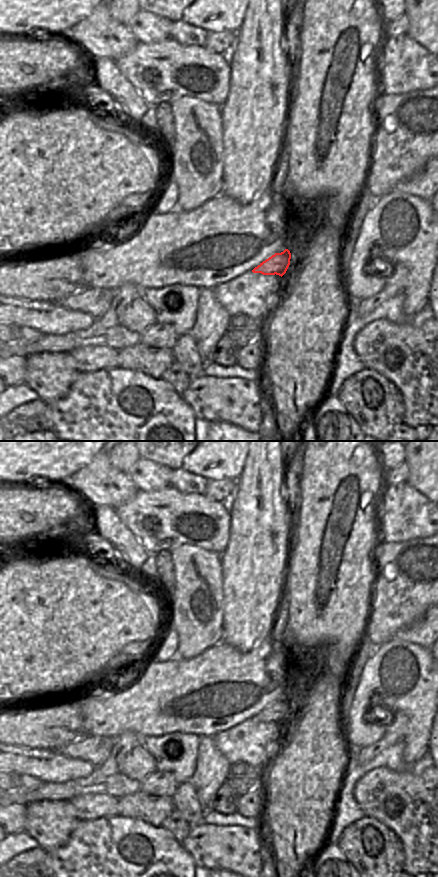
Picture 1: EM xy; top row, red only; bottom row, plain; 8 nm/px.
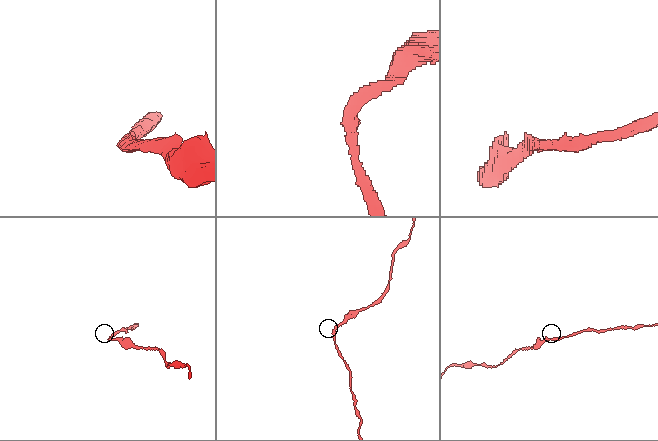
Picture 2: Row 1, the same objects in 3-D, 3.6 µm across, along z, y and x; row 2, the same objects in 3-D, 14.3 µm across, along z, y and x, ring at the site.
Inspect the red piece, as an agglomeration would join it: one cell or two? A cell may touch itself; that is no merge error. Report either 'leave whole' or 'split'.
leave whole

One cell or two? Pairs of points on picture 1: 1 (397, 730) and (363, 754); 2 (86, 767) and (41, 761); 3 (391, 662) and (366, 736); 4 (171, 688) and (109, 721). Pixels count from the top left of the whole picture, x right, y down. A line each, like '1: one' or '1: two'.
1: one
2: one
3: one
4: one

